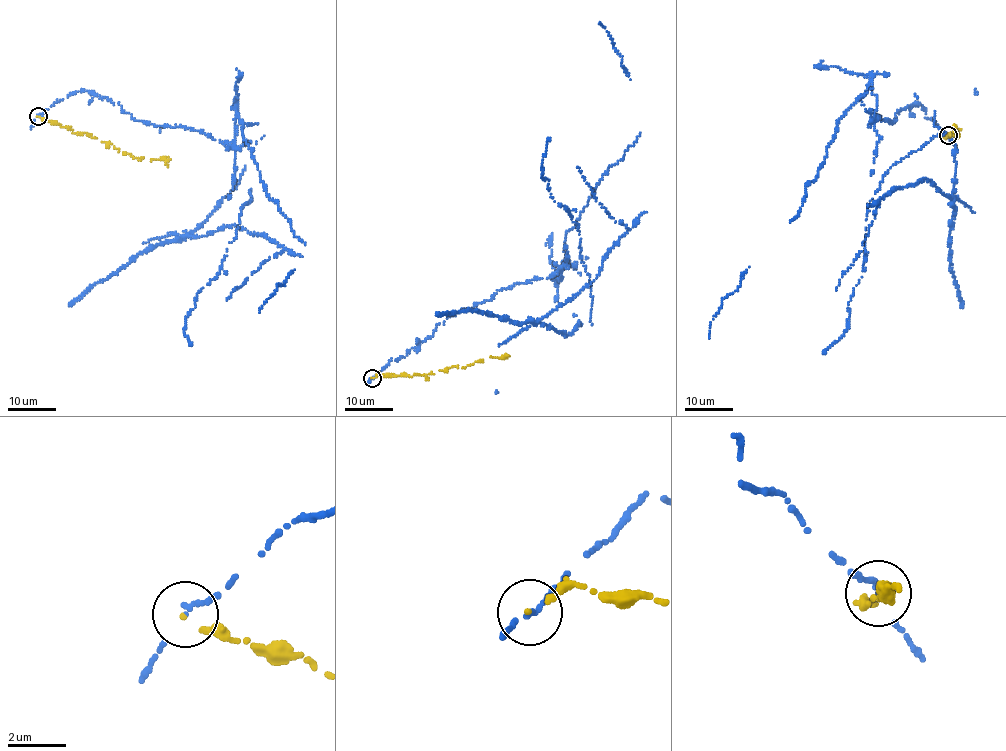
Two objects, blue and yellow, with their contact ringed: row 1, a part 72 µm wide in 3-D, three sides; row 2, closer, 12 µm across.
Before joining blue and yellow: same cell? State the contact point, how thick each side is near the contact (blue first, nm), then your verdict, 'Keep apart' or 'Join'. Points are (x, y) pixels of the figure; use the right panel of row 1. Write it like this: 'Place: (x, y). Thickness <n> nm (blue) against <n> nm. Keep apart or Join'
Place: (948, 135). Thickness 120 nm (blue) against 140 nm. Keep apart

